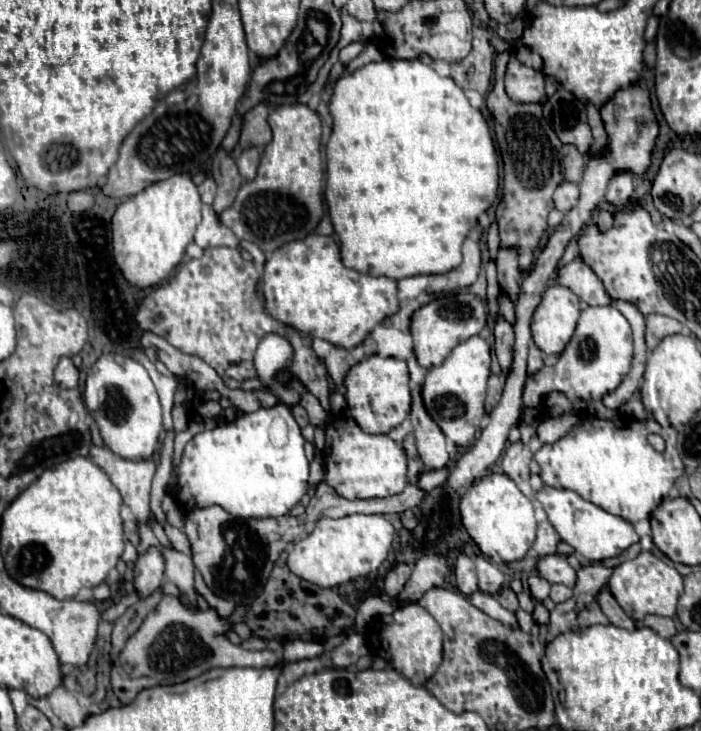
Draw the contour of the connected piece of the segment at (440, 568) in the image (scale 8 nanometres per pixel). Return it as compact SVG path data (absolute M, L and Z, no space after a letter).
M424 554L418 558L414 572L410 576L410 586L406 584L404 590L398 594L402 602L416 602L424 592L430 588L442 586L446 580L450 566L448 566L448 556L446 554Z

